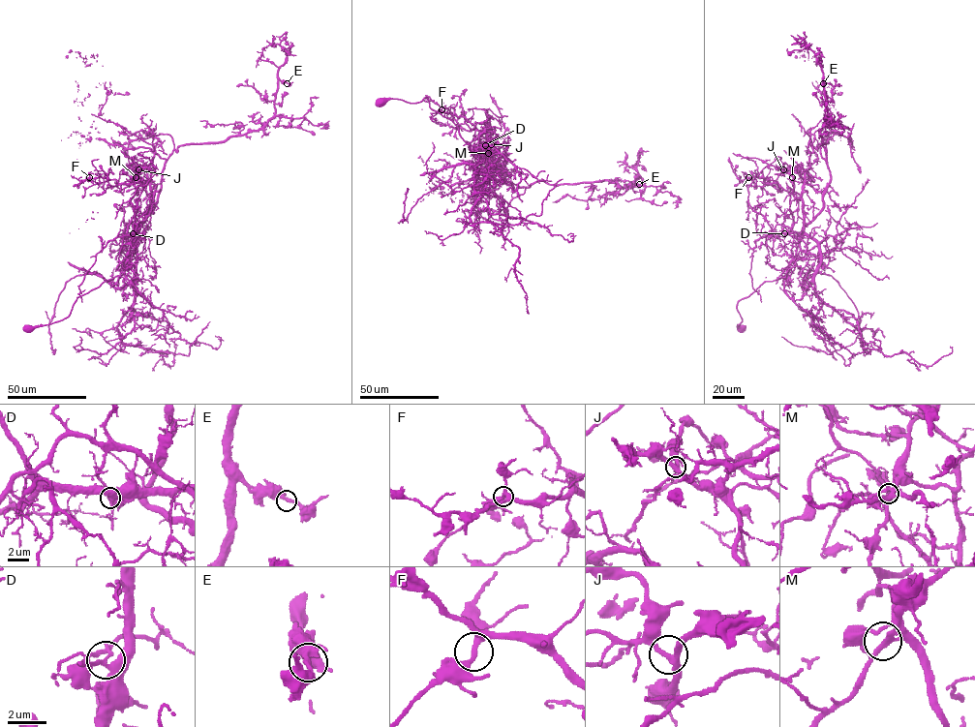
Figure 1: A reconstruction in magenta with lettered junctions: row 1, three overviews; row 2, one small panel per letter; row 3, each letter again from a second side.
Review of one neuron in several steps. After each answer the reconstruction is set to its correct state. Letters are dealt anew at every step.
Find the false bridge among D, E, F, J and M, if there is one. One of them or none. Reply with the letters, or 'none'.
D

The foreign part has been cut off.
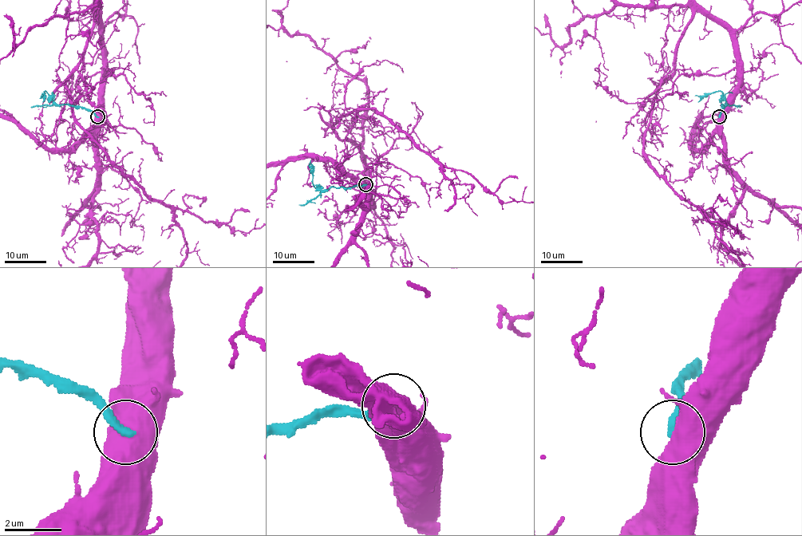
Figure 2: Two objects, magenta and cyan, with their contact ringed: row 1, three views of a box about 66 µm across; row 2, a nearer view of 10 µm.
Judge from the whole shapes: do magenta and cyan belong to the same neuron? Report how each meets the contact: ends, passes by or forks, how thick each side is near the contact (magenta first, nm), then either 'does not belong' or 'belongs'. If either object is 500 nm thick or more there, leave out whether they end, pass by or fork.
calibres 850 and 340 nm; does not belong

